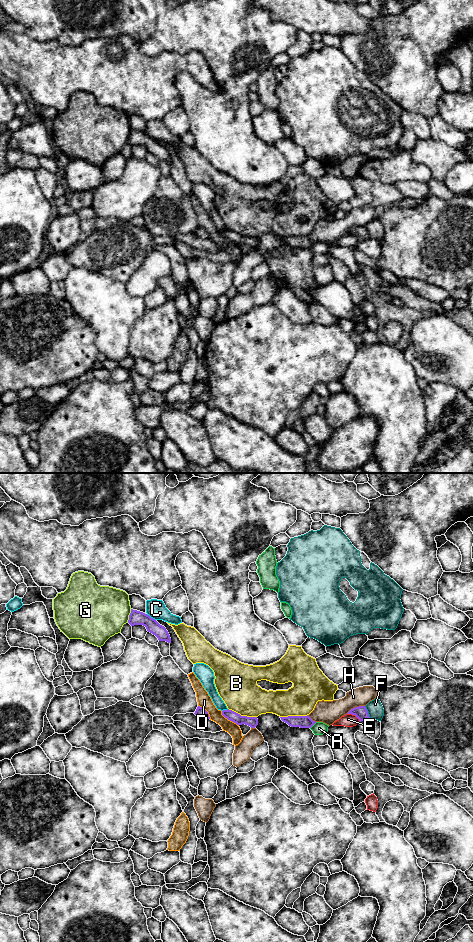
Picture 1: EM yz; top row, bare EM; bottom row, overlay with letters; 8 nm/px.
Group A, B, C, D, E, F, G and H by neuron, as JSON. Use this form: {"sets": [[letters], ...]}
{"sets": [["A"], ["B"], ["C"], ["D"], ["E"], ["F"], ["G"], ["H"]]}

